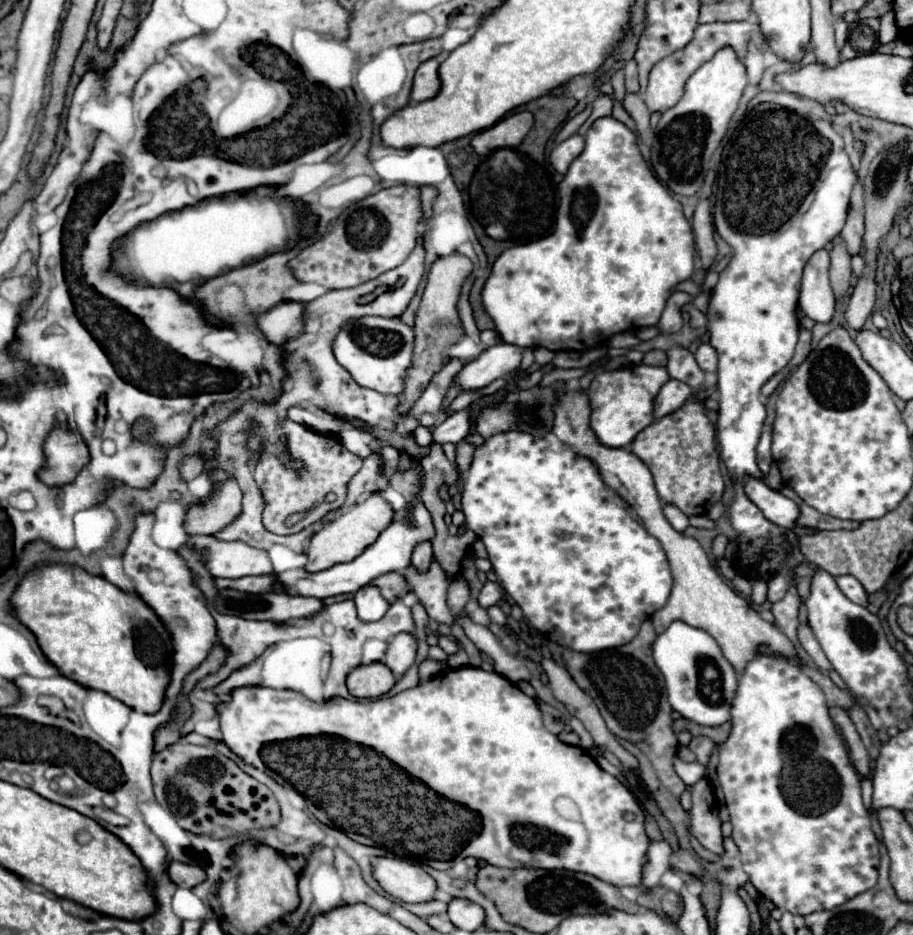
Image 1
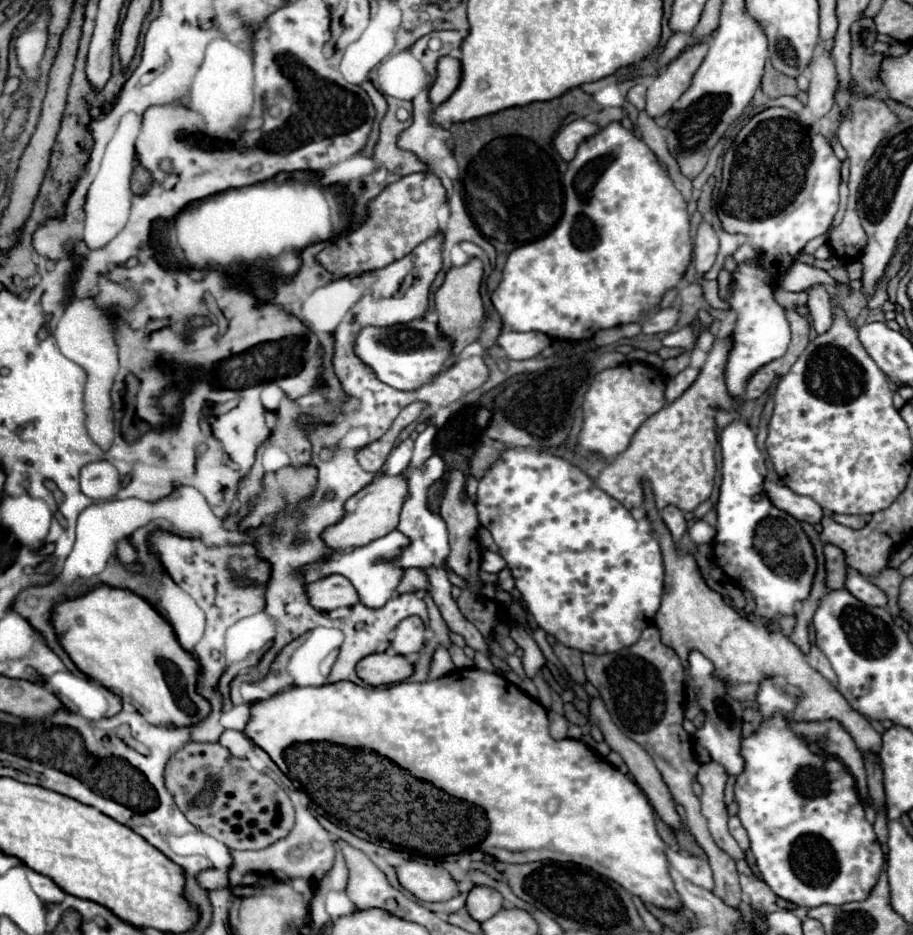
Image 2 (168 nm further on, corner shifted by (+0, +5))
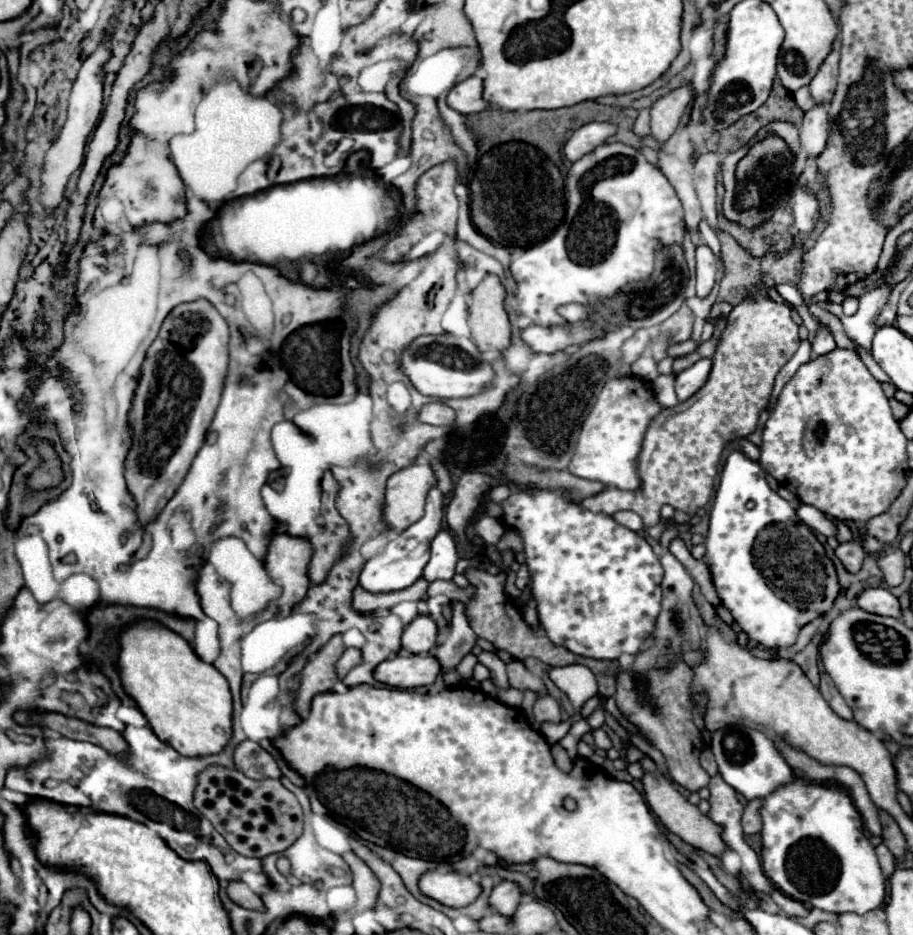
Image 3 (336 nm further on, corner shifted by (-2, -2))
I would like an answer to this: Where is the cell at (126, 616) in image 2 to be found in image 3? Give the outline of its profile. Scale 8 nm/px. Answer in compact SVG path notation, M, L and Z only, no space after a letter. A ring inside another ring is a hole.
M138 620L130 626L124 626L120 632L120 652L114 666L120 674L124 692L138 704L150 728L162 742L168 742L176 752L182 752L182 756L206 756L222 752L224 744L232 736L230 688L226 678L212 664L202 662L180 634L154 620Z

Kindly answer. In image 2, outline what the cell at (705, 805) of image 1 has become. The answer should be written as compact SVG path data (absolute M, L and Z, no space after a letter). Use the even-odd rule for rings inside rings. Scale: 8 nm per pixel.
M710 761L704 763L698 771L698 781L704 787L702 791L702 815L708 819L710 833L716 845L726 851L732 859L744 859L744 851L738 847L734 837L728 831L728 807L724 803L724 787L728 781L728 773L722 765Z

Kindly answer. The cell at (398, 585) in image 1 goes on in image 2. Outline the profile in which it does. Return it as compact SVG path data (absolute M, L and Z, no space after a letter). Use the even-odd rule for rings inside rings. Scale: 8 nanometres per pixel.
M408 569L398 585L398 593L414 593L420 589L428 589L428 575L420 569Z

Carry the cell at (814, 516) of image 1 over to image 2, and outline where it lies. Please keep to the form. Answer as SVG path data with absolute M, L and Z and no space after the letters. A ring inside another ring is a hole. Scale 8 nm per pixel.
M832 515L832 519L846 525L846 527L862 529L870 521L870 515Z

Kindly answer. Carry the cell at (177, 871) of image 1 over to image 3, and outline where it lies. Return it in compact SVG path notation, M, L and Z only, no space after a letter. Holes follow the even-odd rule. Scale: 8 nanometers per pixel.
M230 882L226 892L234 904L240 904L242 908L250 908L250 910L262 910L260 896L254 894L244 882Z

